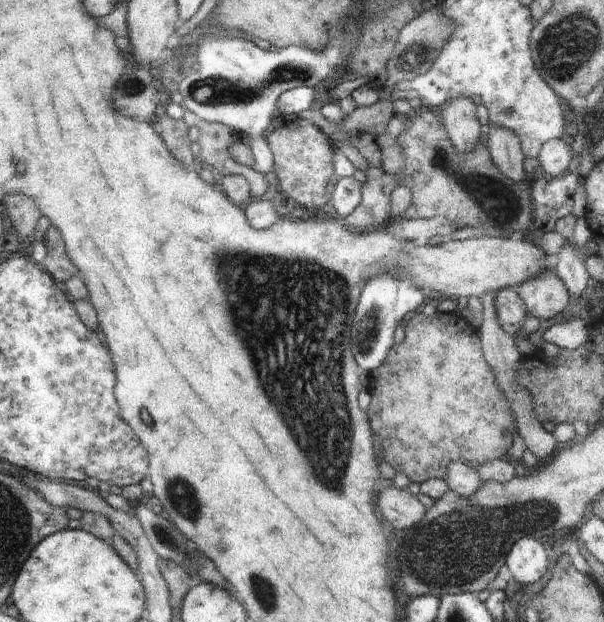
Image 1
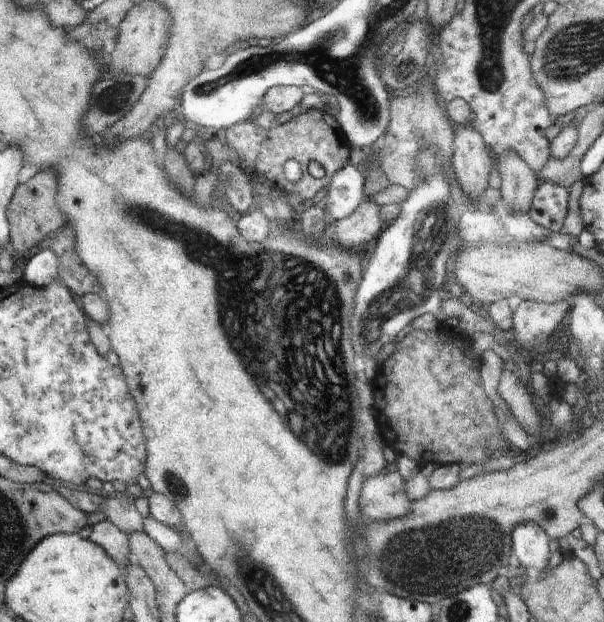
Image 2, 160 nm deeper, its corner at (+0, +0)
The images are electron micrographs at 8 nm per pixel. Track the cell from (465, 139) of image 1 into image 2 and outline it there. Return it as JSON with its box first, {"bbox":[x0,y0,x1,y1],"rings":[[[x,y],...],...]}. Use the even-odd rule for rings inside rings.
{"bbox":[451,124,496,203],"rings":[[[471,124],[454,125],[454,130],[455,134],[451,137],[451,168],[461,190],[474,203],[478,203],[490,189],[488,179],[496,160],[482,137],[471,127]]]}

